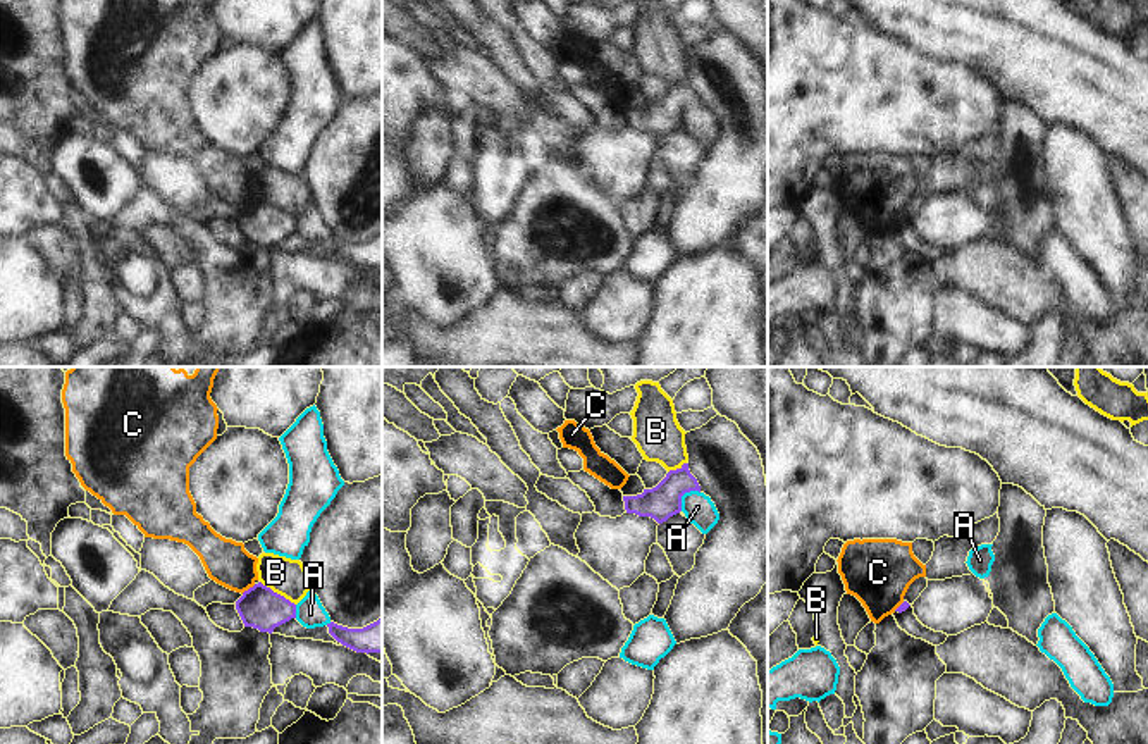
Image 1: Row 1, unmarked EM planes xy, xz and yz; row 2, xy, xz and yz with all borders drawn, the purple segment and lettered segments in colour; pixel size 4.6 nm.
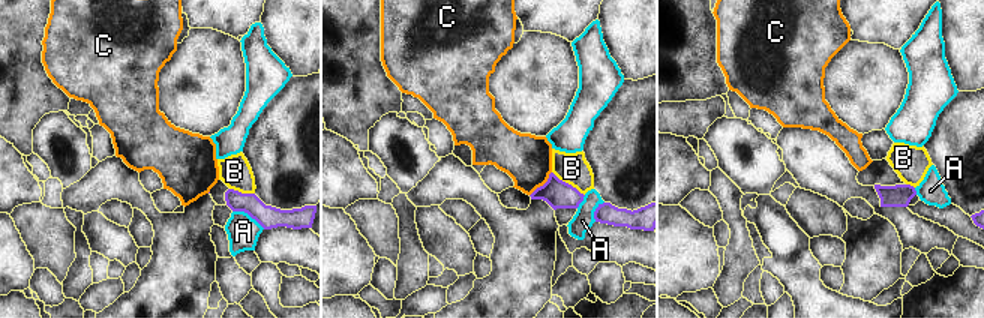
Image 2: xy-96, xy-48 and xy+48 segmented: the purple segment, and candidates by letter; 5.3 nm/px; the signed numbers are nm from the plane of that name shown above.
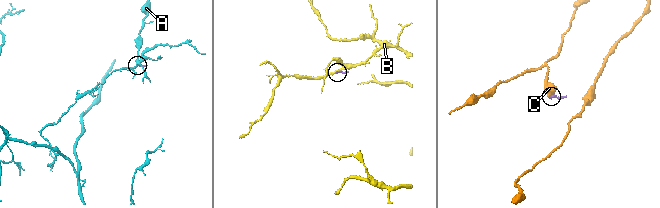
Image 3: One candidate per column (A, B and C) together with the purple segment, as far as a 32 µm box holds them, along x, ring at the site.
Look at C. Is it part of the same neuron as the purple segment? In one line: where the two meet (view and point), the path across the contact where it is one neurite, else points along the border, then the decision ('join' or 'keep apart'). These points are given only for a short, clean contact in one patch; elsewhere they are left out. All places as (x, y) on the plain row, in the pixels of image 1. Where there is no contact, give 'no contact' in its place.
xy (250, 202) | along xy (255, 198), (241, 207) | keep apart

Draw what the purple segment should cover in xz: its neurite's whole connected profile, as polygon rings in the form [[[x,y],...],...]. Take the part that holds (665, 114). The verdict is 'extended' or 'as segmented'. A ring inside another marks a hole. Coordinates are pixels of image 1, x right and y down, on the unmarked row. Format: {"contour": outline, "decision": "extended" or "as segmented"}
{"contour": [[[683,78],[680,83],[670,84],[656,102],[644,103],[637,110],[623,110],[625,124],[663,138],[682,126],[682,110],[690,105],[701,107],[701,100],[690,88],[688,78]]], "decision": "as segmented"}

